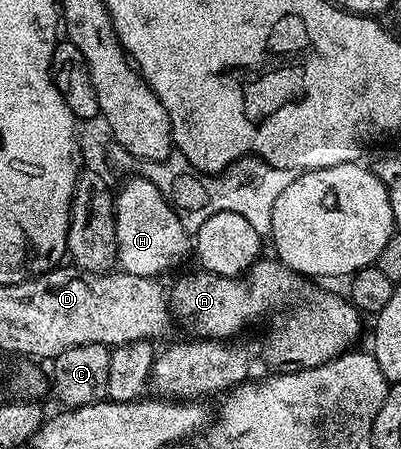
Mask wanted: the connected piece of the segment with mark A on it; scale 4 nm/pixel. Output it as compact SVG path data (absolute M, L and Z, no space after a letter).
M260 259L247 270L246 273L238 277L226 277L225 275L217 275L216 273L208 273L206 271L198 271L199 273L187 273L179 282L176 283L172 289L169 289L169 304L171 306L171 315L176 322L179 321L188 329L188 334L194 335L199 339L231 339L234 338L234 333L239 333L243 328L246 327L250 321L255 321L258 317L267 317L270 313L279 313L280 321L272 327L267 333L267 338L263 341L263 353L261 349L261 357L264 357L269 364L272 365L272 370L278 371L279 373L292 373L298 369L312 369L313 367L321 367L325 363L329 363L341 356L341 354L348 352L352 348L351 345L359 337L359 332L363 329L364 318L361 316L358 309L351 304L350 300L346 296L338 297L335 293L326 293L323 289L314 289L314 284L309 283L308 278L304 277L302 273L295 273L289 267L285 267L277 259Z

